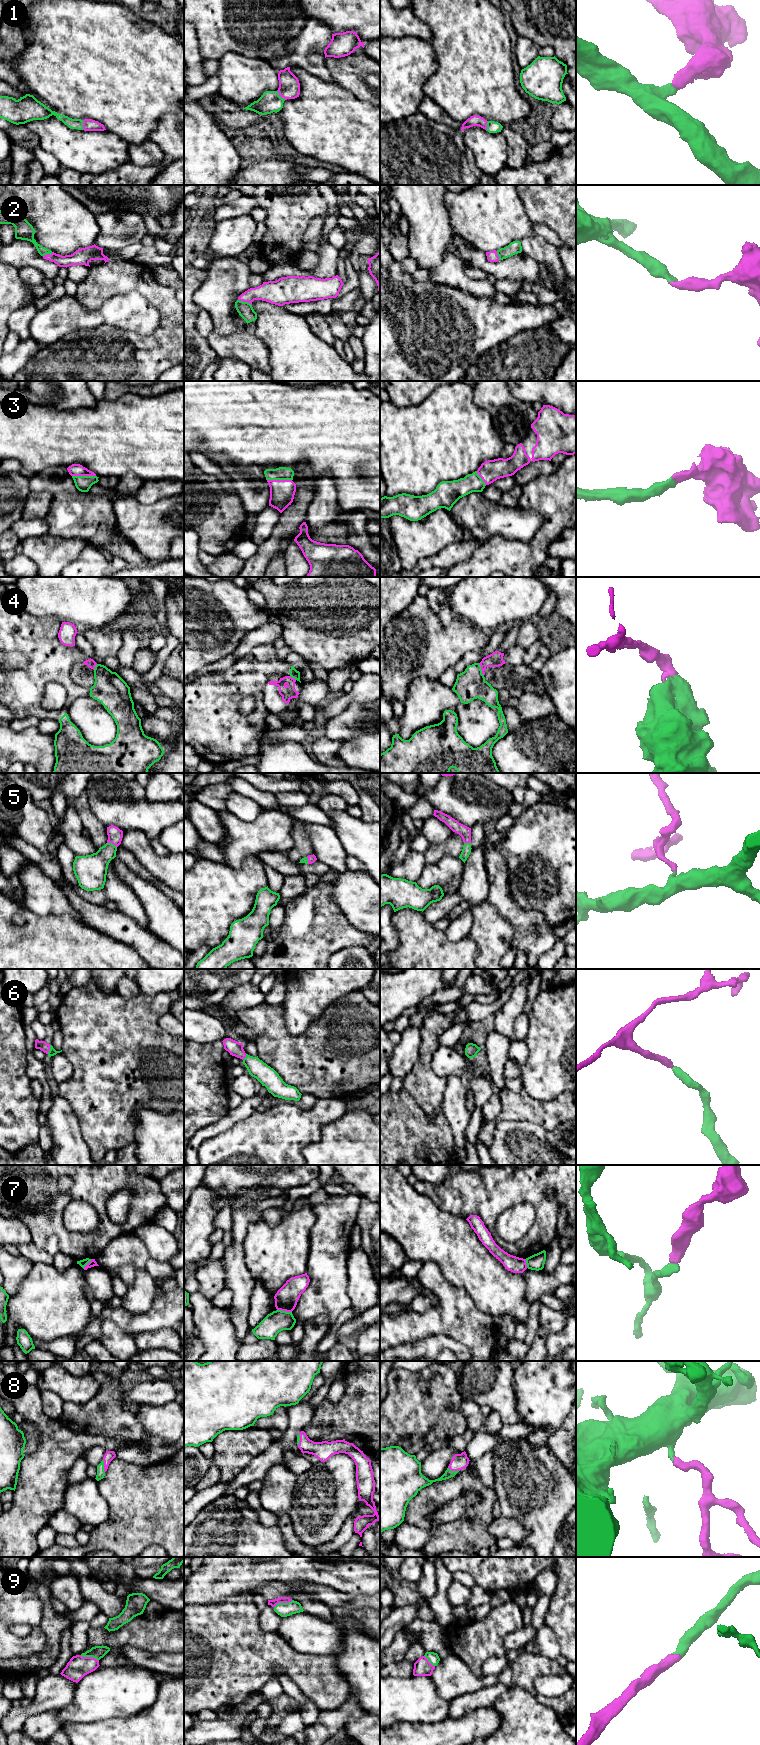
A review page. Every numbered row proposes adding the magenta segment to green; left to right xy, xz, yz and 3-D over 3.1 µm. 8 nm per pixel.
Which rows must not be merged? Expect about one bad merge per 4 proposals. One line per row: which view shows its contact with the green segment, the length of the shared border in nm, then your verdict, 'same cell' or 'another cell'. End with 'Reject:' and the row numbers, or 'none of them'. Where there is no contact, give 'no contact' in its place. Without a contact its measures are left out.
1: xz | 100 nm | same cell
2: xz | 120 nm | same cell
3: xz | 200 nm | same cell
4: yz | 110 nm | another cell
5: xy | 90 nm | same cell
6: xy | 80 nm | same cell
7: xz | 120 nm | another cell
8: xy | 100 nm | same cell
9: xy | 160 nm | same cell
Reject: 4, 7

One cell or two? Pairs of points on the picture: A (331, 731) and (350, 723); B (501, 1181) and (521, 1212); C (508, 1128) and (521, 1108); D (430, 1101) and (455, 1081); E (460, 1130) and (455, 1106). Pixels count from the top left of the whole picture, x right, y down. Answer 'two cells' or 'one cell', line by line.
A: one cell
B: two cells
C: two cells
D: two cells
E: one cell

